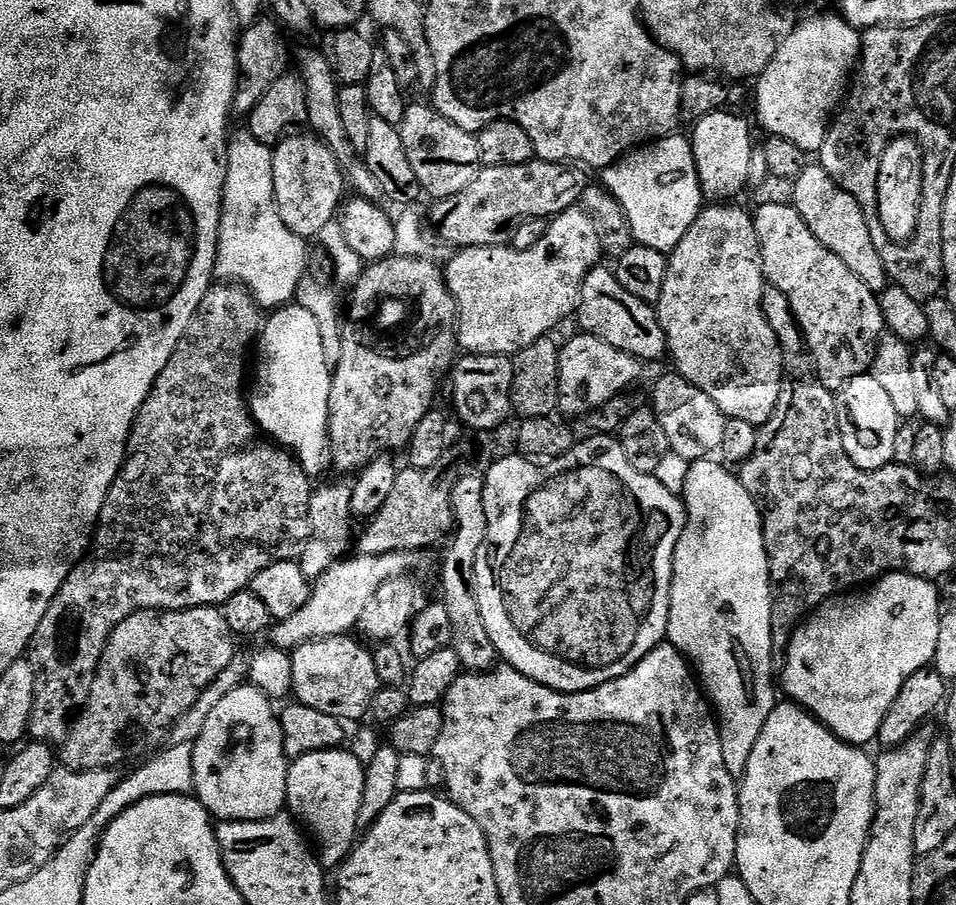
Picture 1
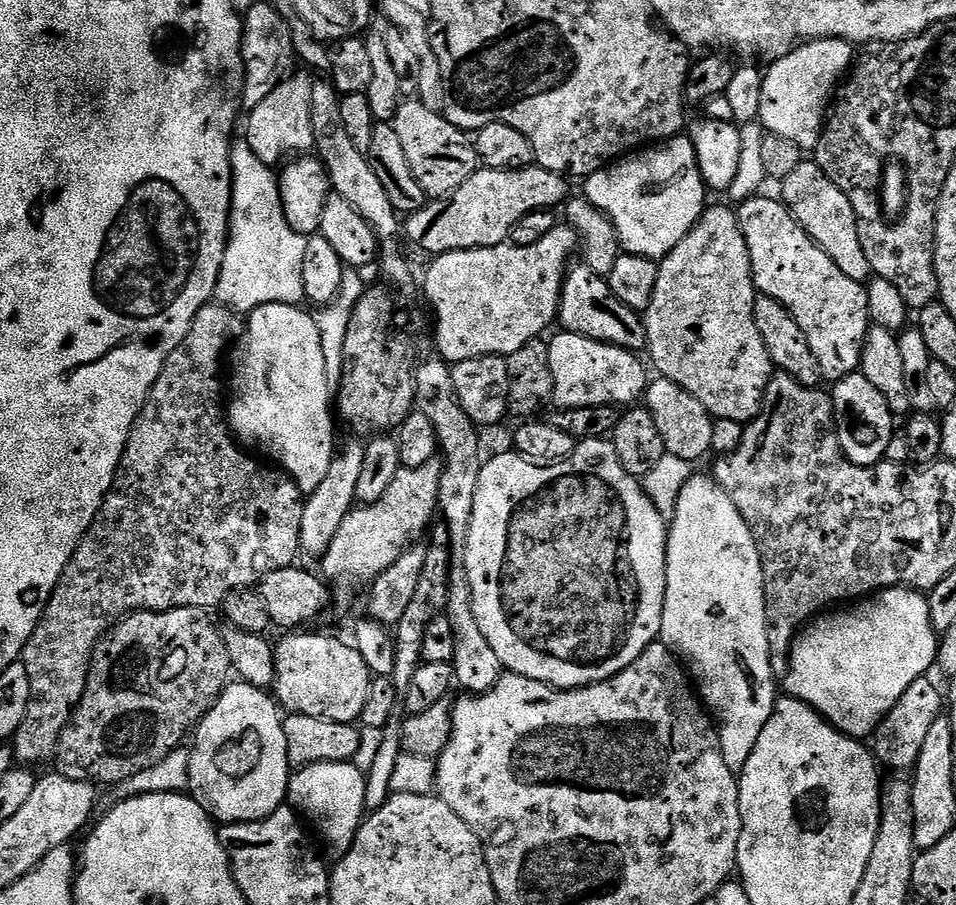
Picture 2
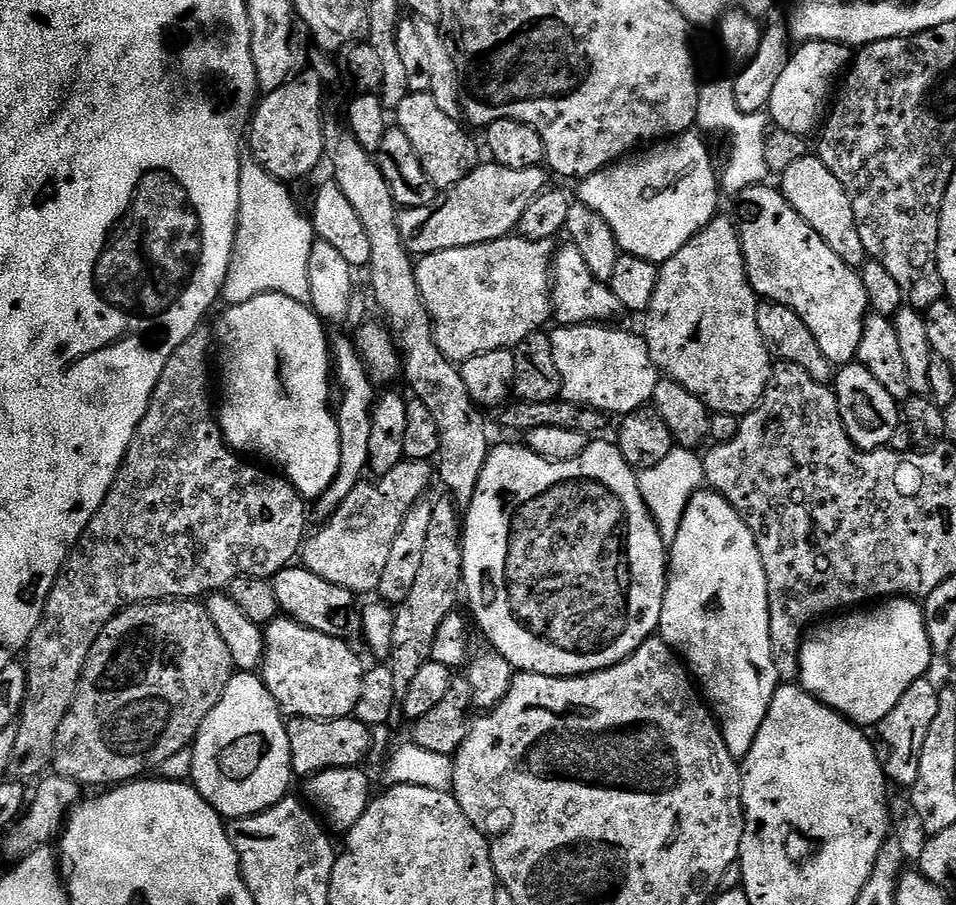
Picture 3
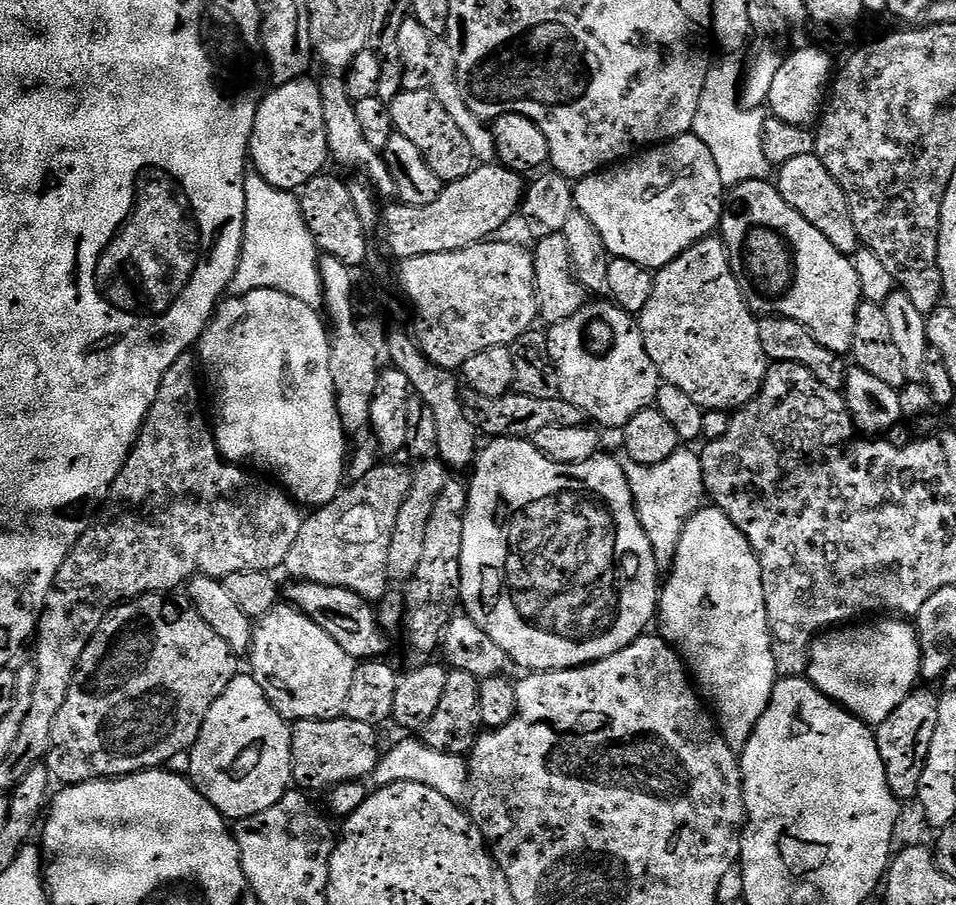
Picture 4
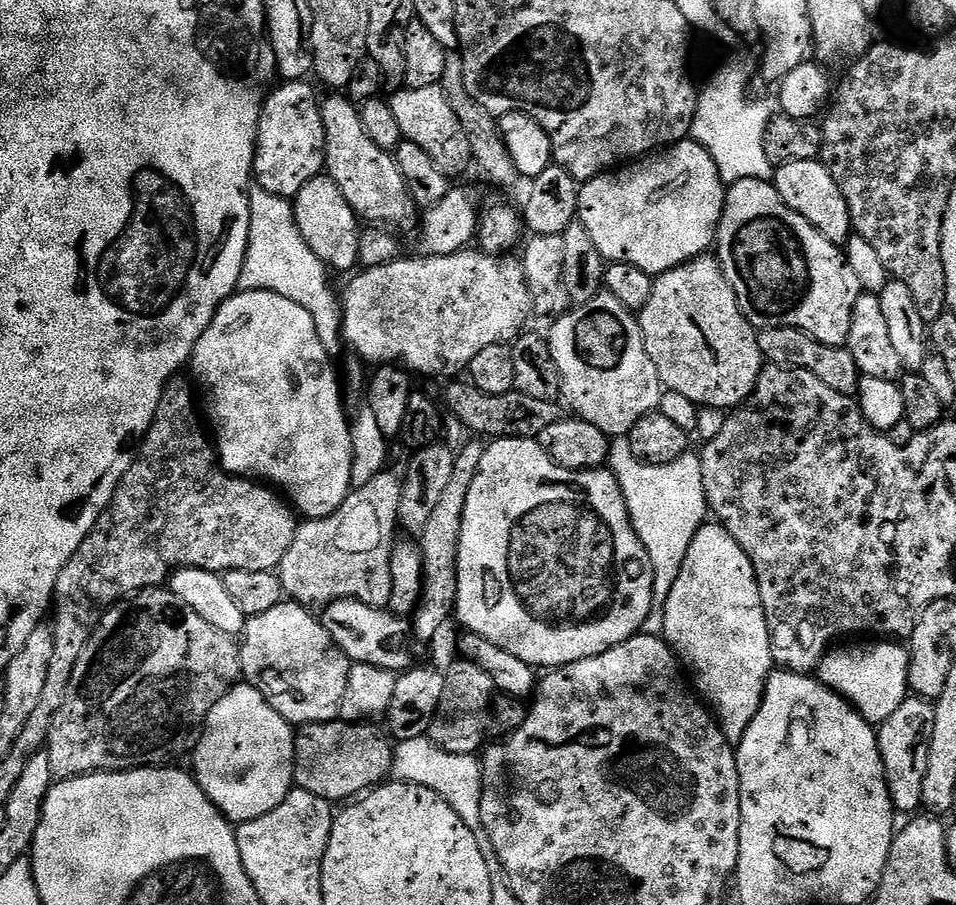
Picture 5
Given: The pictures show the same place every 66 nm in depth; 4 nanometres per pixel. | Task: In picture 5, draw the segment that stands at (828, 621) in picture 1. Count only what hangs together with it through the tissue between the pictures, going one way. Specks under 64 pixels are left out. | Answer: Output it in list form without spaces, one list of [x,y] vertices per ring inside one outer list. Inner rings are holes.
[[[872,642],[876,644],[860,644],[857,648],[833,647],[824,653],[824,661],[818,669],[821,684],[844,697],[869,724],[878,726],[902,702],[908,699],[908,653],[900,642]]]

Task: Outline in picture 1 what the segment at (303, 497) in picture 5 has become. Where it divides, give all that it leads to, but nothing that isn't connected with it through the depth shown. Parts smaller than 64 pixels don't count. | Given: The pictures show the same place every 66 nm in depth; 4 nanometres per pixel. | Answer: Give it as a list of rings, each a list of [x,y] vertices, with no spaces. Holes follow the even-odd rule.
[[[285,306],[277,308],[271,313],[272,316],[263,321],[258,337],[258,343],[254,348],[254,364],[256,360],[256,381],[250,384],[250,411],[252,419],[261,433],[265,432],[265,437],[271,438],[279,447],[289,451],[302,466],[302,470],[310,478],[317,478],[324,471],[329,471],[332,463],[332,448],[328,445],[328,415],[330,414],[330,386],[332,385],[333,369],[328,367],[326,350],[322,350],[322,333],[318,328],[318,320],[308,312],[308,310],[299,306]]]

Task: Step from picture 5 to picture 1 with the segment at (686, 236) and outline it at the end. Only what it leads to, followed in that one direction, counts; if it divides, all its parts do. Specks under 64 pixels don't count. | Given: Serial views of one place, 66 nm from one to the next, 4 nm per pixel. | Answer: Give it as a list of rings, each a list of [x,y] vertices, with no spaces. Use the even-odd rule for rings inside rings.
[[[673,134],[633,148],[602,172],[603,187],[608,189],[618,206],[622,206],[633,241],[665,254],[682,242],[686,230],[694,226],[694,218],[698,218],[706,204],[691,139],[680,135]]]

